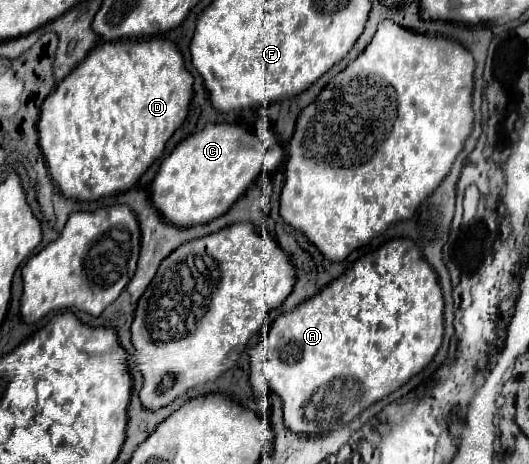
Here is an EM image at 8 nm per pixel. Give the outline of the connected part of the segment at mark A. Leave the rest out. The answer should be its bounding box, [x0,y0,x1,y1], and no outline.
[263,237,443,435]

